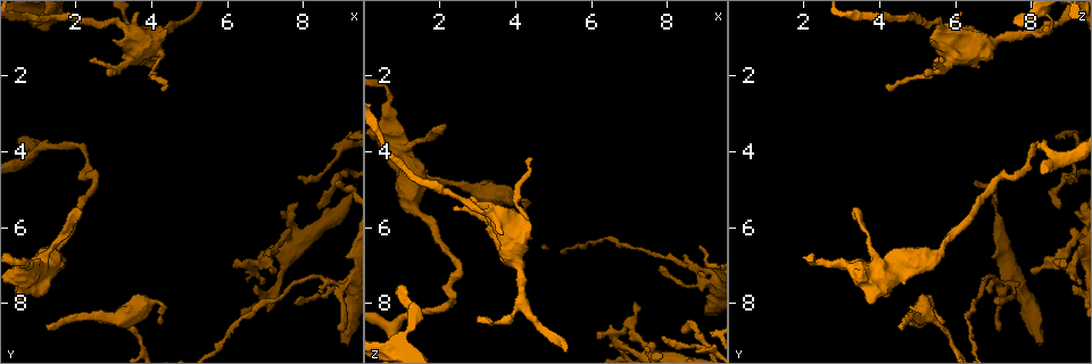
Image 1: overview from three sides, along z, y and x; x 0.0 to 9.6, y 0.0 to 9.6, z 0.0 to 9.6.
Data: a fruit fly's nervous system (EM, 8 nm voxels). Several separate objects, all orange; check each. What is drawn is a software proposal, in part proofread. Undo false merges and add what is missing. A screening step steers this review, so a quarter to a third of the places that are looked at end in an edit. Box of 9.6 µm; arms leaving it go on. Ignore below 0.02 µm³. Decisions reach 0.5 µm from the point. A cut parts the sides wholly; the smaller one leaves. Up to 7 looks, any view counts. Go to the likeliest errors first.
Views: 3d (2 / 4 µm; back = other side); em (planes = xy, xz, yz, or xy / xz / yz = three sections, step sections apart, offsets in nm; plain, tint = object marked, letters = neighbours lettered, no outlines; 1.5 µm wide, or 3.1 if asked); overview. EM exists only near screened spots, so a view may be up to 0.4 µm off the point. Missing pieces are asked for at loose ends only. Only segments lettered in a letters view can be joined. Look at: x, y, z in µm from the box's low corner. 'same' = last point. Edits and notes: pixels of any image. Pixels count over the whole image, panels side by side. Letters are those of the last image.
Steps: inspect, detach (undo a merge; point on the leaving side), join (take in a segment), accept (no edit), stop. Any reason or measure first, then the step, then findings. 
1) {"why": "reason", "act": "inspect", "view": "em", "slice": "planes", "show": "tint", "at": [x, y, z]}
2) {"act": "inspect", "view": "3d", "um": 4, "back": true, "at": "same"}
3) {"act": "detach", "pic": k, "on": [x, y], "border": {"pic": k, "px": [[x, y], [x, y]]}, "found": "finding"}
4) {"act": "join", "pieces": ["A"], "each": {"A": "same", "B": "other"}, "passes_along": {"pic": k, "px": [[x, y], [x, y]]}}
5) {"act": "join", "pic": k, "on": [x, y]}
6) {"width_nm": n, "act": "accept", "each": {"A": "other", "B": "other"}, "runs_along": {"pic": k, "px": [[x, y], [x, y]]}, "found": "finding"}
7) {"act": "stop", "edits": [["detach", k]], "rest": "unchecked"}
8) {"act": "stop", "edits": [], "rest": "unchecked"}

{"why": "free end", "act": "inspect", "view": "3d", "um": 4, "at": [4.15, 1.75, 6.55]}

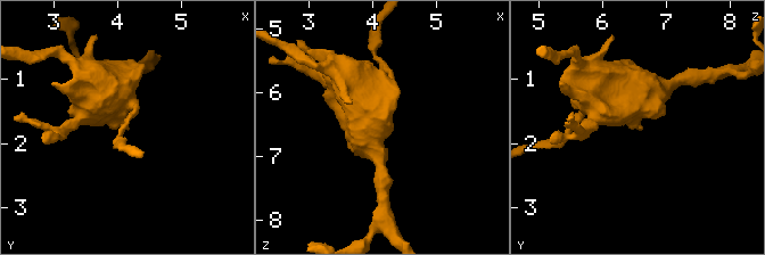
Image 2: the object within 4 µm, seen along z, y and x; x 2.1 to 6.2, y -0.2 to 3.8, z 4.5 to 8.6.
{"act": "inspect", "view": "em", "slice": "xy", "step": 4, "show": "letters", "at": [4.15, 1.80, 6.50]}

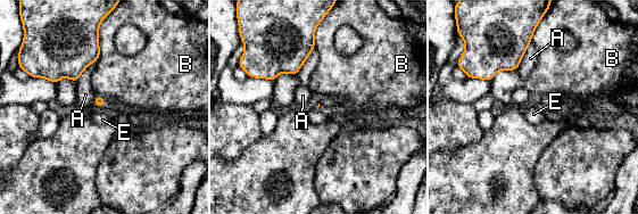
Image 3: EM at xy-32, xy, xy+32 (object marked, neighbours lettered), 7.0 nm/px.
{"act": "accept", "each": {"A": "other", "B": "other", "E": "other"}, "border": {"pic": 3, "px": [[98, 31], [99, 59]]}, "found": "no lettered segment goes on from it"}

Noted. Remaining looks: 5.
{"why": "thin end", "act": "inspect", "view": "em", "slice": "planes", "show": "letters", "at": [4.45, 2.35, 4.20]}

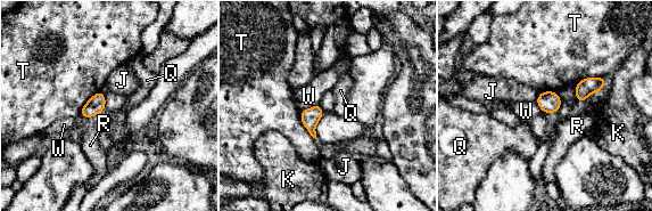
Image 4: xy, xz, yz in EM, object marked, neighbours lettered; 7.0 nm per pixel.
{"act": "accept", "each": {"J": "other", "K": "other", "Q": "other", "R": "other", "T": "other", "W": "other"}, "border": {"pic": 4, "px": [[319, 103], [300, 111]]}, "found": "none of them fits"}

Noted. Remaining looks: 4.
{"act": "inspect", "view": "em", "slice": "xz", "step": 4, "show": "tint", "at": [1.45, 6.45, 3.70]}

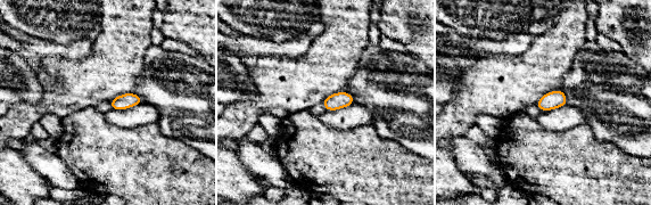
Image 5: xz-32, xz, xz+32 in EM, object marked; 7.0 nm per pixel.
{"act": "inspect", "view": "em", "slice": "xy", "step": 8, "show": "tint", "at": "same"}

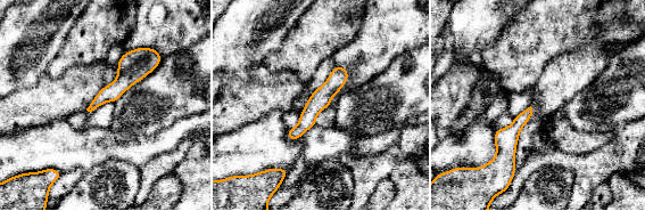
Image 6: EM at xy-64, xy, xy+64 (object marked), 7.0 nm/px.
{"act": "inspect", "view": "em", "slice": "xy", "step": 8, "show": "letters", "at": "same"}

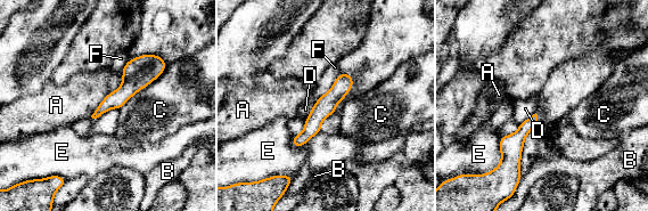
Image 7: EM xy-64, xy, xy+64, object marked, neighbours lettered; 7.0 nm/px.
{"width_nm": 60, "act": "accept", "each": {"A": "other", "B": "other", "C": "other", "D": "other", "E": "other", "F": "other"}, "border": {"pic": 7, "px": [[121, 71], [122, 83], [90, 115]]}, "found": "continuous, no second neuron"}

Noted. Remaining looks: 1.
{"act": "stop", "edits": [], "rest": "unchecked"}

